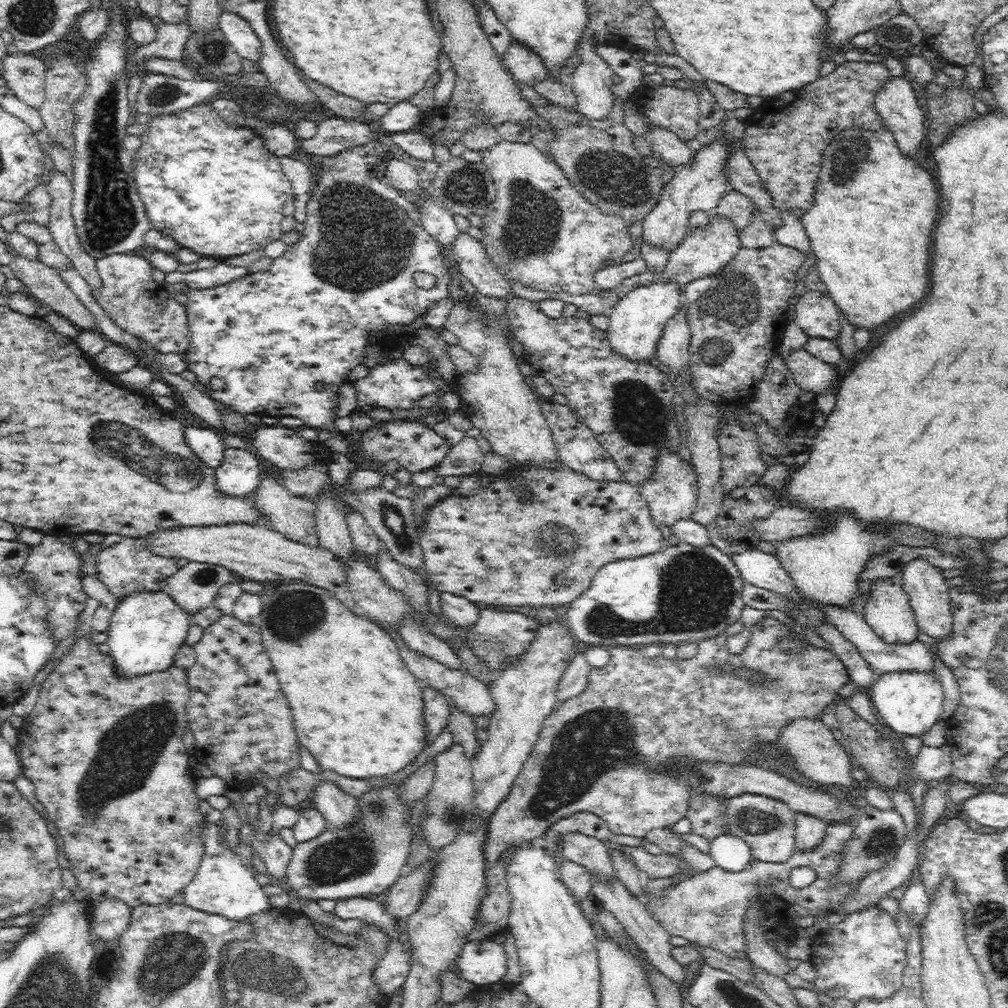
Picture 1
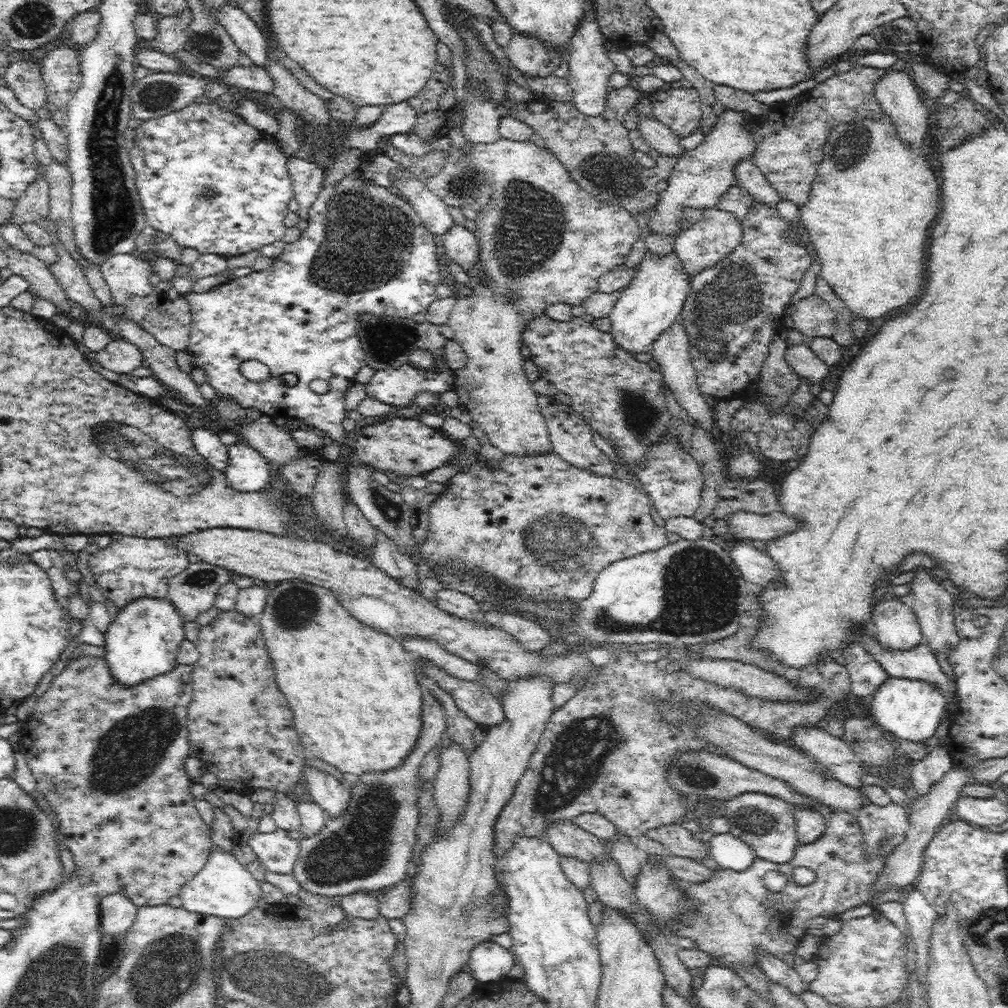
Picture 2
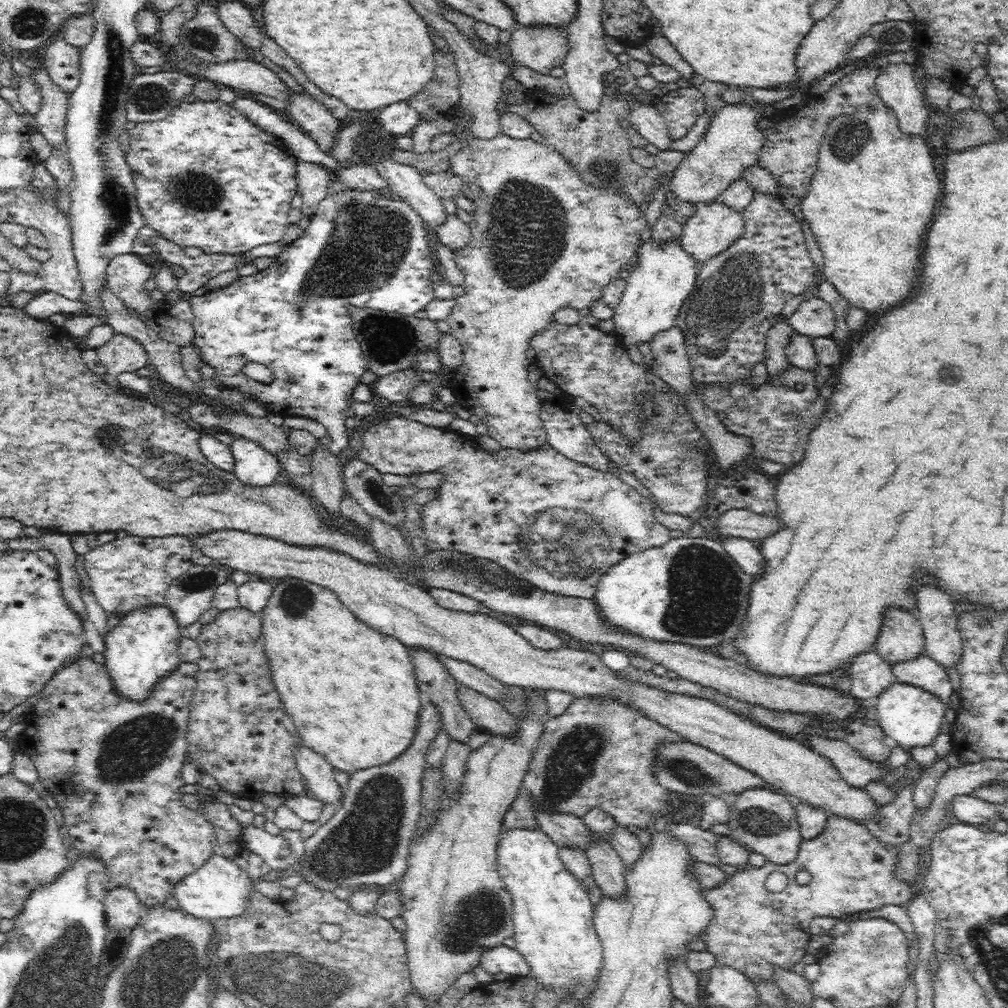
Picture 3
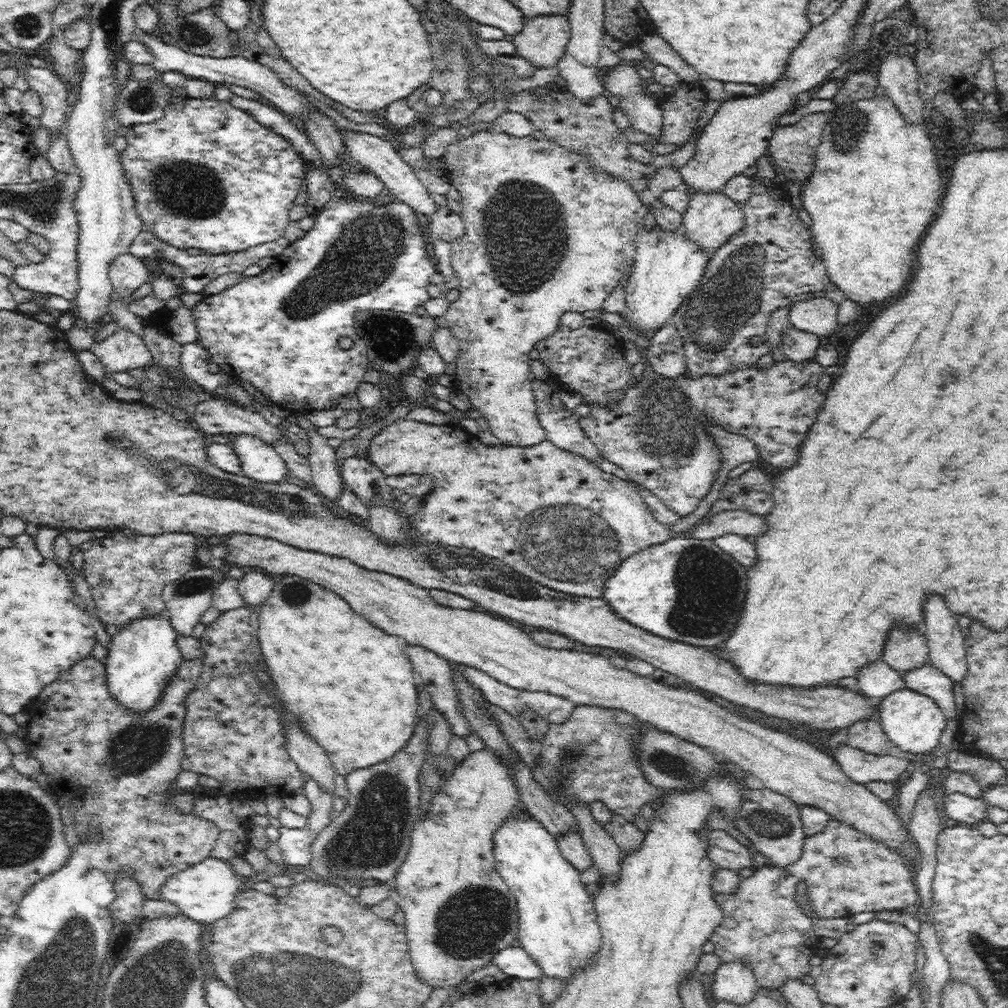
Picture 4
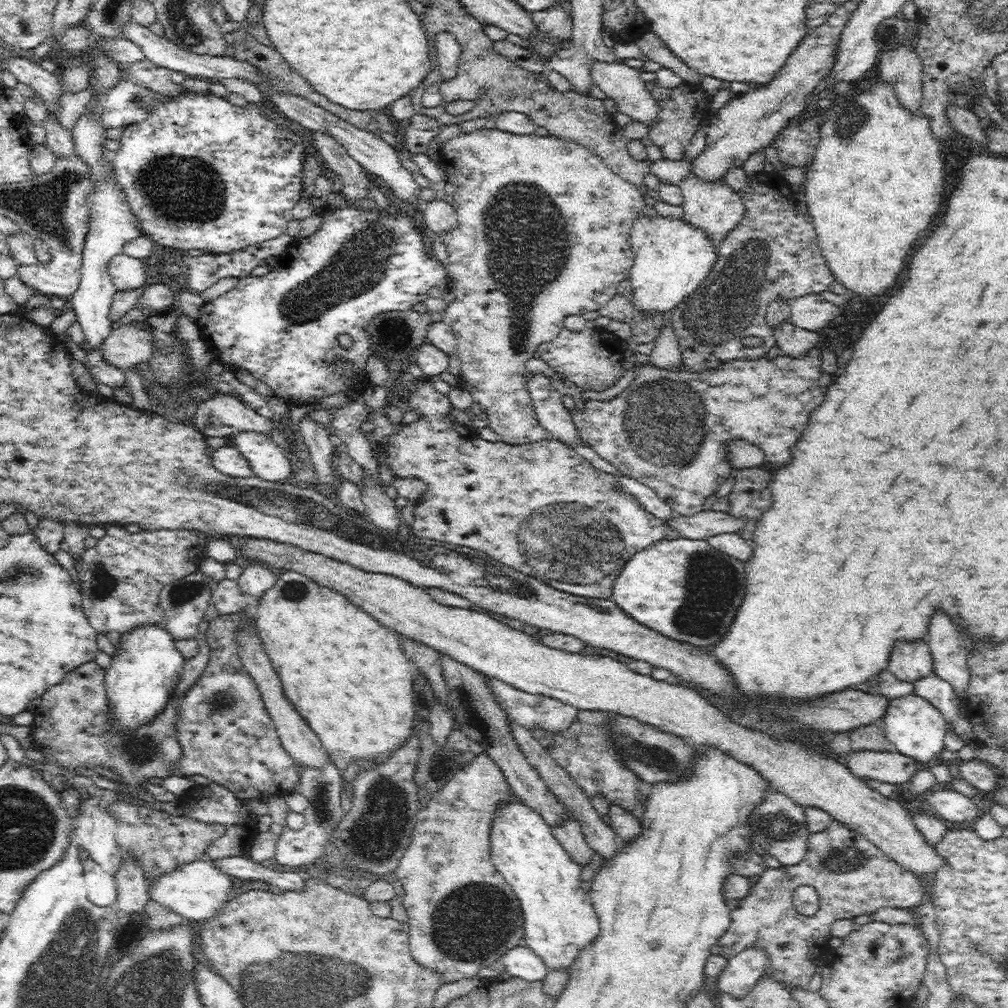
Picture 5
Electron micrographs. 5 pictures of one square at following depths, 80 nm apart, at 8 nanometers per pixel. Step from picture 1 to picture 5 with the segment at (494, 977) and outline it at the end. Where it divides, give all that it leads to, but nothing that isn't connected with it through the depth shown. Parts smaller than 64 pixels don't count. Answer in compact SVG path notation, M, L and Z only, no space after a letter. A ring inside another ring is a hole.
M526 944L508 950L500 960L512 977L518 977L528 982L542 981L550 971L544 966L540 956L534 954Z

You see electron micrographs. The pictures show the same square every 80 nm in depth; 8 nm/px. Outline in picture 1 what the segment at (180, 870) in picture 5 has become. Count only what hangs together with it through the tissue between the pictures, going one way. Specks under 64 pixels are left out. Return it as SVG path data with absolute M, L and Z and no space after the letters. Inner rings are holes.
M206 822L202 837L205 848L203 860L192 882L182 890L184 902L198 911L222 915L237 921L246 920L249 916L272 908L263 886L256 881L244 858L218 842L218 823Z

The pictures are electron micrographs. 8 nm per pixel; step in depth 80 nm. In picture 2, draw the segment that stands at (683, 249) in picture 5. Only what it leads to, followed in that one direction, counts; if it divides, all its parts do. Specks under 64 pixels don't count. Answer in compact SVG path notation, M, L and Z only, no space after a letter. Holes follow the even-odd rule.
M647 250L631 283L620 295L608 316L611 320L609 332L616 344L632 355L650 353L652 343L658 335L679 318L688 292L690 278L686 275L682 259L674 252L658 257Z

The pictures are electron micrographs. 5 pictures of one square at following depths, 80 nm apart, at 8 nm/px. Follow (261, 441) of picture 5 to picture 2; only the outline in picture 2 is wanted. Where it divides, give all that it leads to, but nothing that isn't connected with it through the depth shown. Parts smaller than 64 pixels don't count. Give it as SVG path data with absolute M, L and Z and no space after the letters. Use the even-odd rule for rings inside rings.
M241 439L228 445L227 451L228 466L224 475L230 487L242 492L260 491L269 487L270 471L275 467L273 463Z

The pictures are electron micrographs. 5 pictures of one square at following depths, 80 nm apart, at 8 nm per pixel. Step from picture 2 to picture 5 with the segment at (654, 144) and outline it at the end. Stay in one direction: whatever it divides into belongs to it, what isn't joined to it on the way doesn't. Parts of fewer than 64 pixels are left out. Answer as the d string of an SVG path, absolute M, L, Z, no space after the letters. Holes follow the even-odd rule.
M596 61L591 64L592 81L594 81L594 88L596 92L608 99L615 101L617 111L628 115L632 122L640 122L647 128L653 125L653 122L658 120L658 112L660 106L654 100L652 94L648 92L641 77L640 70L632 68L624 63L605 63Z

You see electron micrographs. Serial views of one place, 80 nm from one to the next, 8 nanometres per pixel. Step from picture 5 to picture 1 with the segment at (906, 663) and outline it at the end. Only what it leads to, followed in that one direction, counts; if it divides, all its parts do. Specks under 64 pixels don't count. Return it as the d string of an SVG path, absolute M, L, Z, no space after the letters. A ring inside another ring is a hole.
M892 577L874 579L872 583L870 588L866 588L870 590L871 596L862 611L862 616L868 627L872 628L873 632L880 635L882 640L888 644L906 644L906 642L917 640L919 627L915 622L915 613L910 606L909 597L902 585Z

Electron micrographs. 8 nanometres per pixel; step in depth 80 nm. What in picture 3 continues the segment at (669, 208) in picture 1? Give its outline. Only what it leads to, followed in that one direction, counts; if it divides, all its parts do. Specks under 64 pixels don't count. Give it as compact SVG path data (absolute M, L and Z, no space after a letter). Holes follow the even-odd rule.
M727 104L711 118L700 144L685 154L684 160L672 173L670 193L676 199L689 203L711 203L716 201L742 172L758 162L766 136L758 129L763 115L748 104Z

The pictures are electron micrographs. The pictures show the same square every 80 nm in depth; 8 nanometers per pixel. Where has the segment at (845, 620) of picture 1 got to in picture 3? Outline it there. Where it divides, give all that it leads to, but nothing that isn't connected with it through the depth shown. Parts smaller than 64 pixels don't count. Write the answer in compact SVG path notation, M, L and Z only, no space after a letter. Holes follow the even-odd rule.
M925 652L914 660L900 660L889 664L897 682L920 687L936 695L944 703L950 700L953 688L945 667L932 660Z

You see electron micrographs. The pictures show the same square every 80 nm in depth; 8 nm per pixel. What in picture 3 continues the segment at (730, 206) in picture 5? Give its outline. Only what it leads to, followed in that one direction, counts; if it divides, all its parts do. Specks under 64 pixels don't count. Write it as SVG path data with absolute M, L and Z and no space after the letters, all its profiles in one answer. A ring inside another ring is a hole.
M718 200L711 203L694 203L693 206L694 216L686 220L679 239L680 245L696 259L696 262L701 264L738 240L743 235L745 221L741 212L725 206Z

